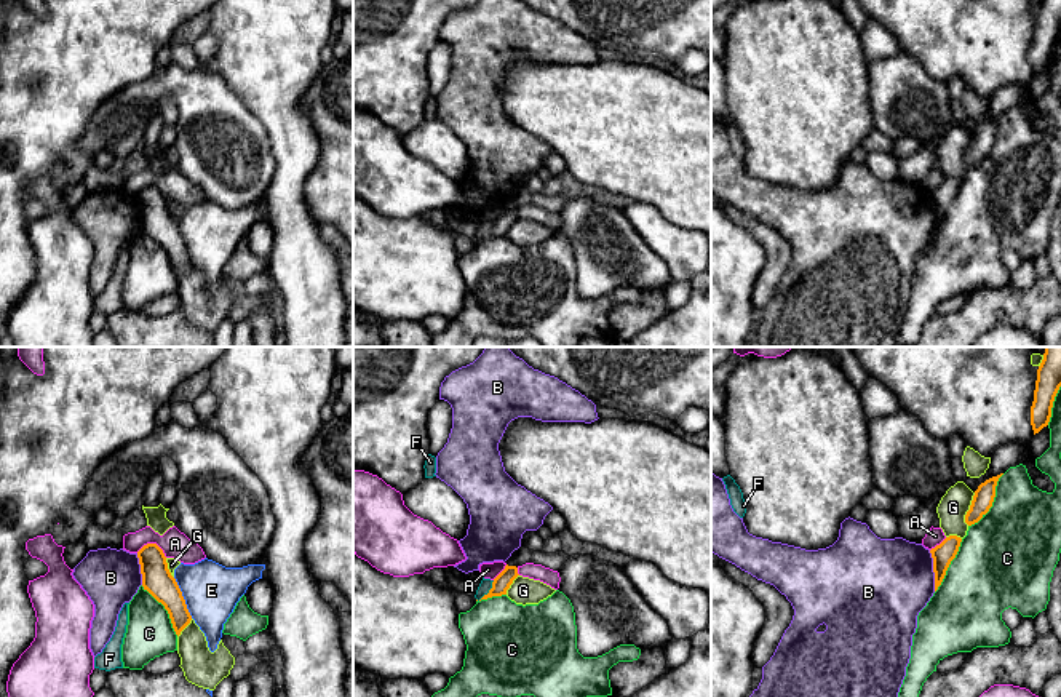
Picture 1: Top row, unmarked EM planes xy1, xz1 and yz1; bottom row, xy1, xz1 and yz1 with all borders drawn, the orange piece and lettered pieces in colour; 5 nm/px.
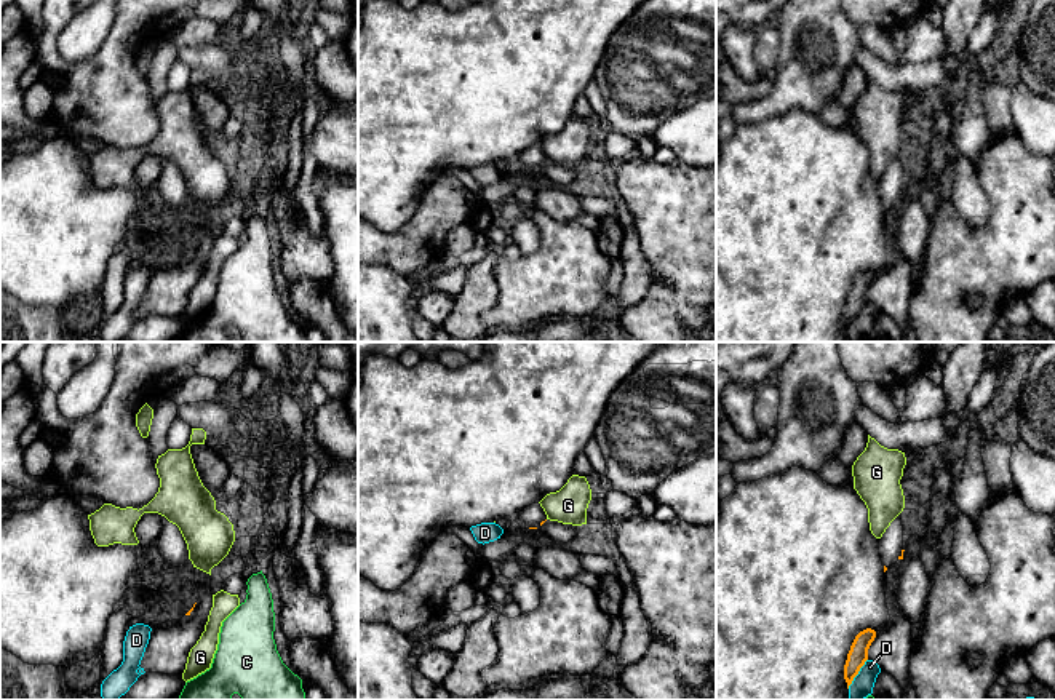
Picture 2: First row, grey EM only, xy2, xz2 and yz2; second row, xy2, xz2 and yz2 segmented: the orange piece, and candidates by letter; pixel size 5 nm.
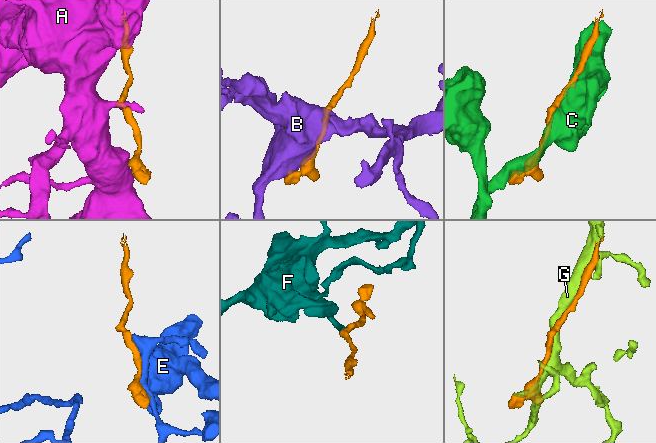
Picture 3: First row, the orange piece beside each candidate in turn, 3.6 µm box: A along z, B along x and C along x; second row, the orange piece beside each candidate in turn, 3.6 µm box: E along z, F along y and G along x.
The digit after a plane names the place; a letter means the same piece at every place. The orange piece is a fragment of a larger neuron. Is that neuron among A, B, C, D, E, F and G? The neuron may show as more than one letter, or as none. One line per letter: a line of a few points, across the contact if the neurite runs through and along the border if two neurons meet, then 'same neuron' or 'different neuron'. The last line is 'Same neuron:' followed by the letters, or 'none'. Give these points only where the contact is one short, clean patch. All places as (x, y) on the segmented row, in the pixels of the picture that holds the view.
A: line xy1 (136, 552), (147, 544), (155, 544), (166, 557); different neuron
B: different neuron
C: different neuron
D: line yz2 (867, 659), (847, 688); different neuron
E: different neuron
F: line xz1 (494, 581), (492, 587), (476, 600); different neuron
G: different neuron
Same neuron: none

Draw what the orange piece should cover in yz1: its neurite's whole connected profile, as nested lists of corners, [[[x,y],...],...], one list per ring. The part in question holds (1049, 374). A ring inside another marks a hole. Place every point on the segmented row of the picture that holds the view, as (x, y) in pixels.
[[[1045,347],[1043,360],[1037,369],[1031,425],[1034,435],[1048,425],[1055,396],[1061,387],[1061,347]]]

